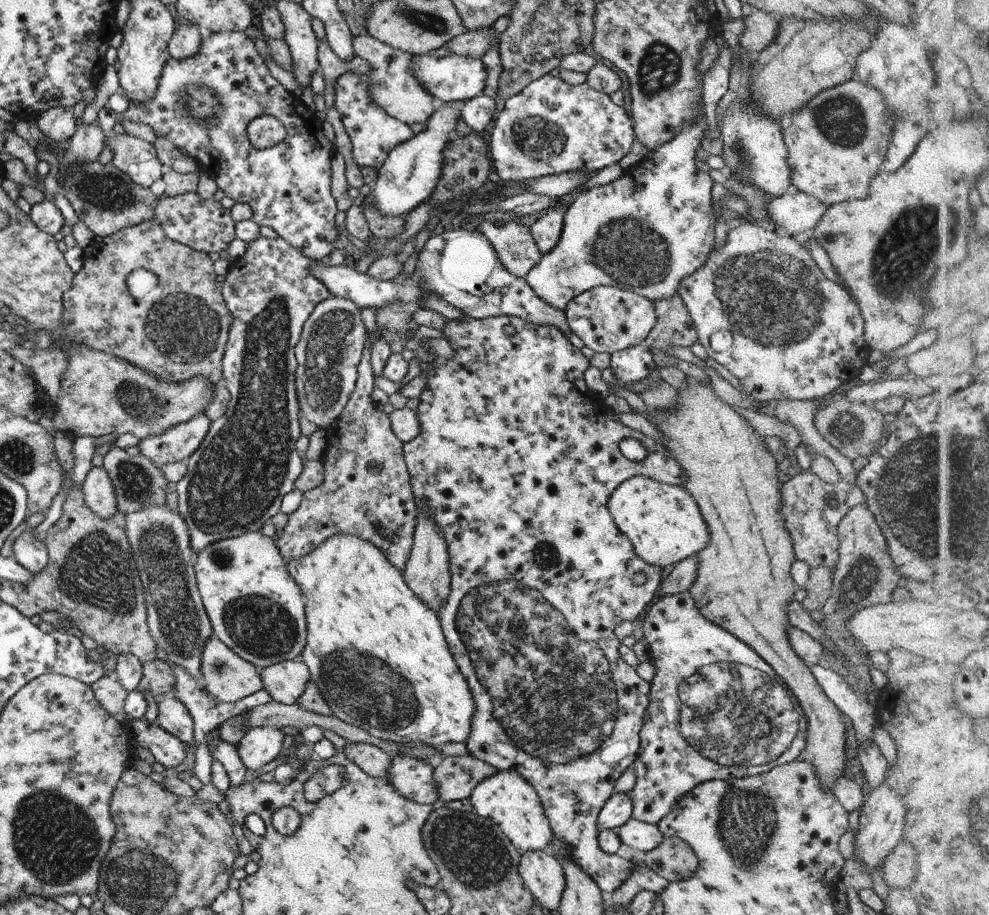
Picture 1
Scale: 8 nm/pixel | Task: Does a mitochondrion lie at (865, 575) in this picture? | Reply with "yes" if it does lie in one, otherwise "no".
yes

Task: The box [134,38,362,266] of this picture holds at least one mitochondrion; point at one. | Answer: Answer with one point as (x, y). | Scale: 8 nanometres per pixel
(192, 103)

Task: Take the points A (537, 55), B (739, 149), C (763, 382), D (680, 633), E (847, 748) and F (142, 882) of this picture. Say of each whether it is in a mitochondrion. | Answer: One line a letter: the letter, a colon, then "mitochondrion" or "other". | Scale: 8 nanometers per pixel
A: other
B: mitochondrion
C: other
D: other
E: other
F: mitochondrion

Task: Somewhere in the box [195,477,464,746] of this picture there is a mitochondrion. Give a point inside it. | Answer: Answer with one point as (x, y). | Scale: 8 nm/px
(365, 687)

